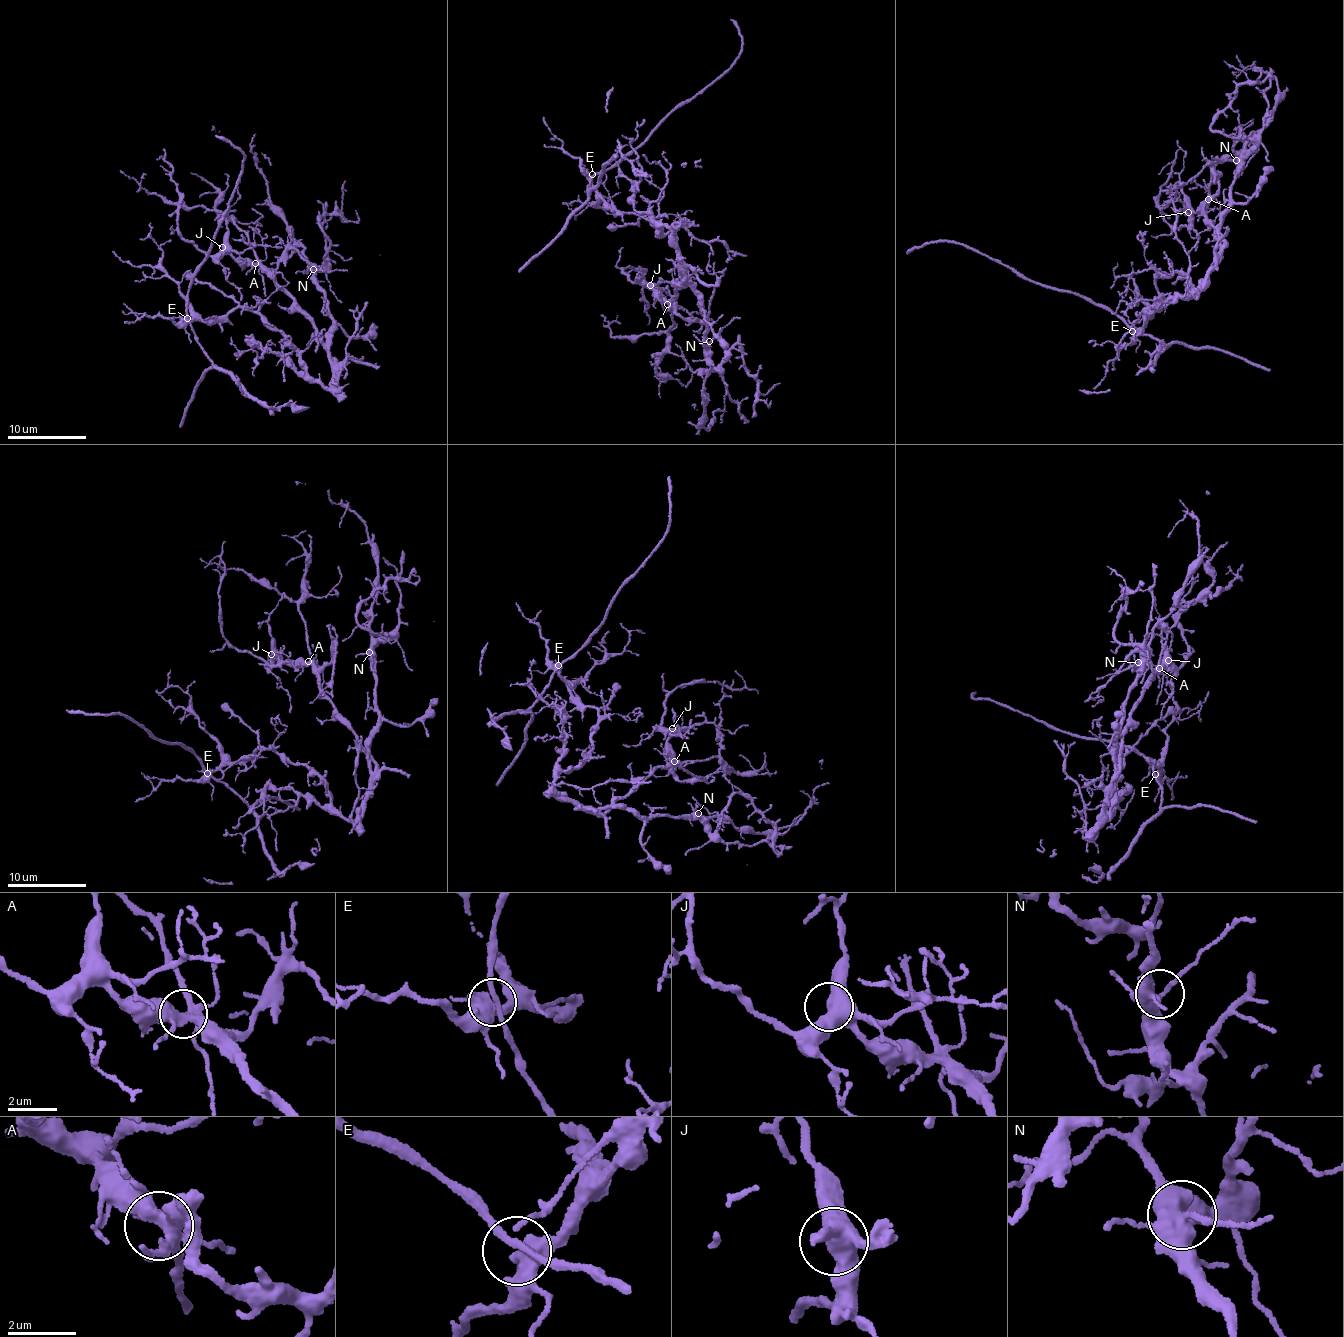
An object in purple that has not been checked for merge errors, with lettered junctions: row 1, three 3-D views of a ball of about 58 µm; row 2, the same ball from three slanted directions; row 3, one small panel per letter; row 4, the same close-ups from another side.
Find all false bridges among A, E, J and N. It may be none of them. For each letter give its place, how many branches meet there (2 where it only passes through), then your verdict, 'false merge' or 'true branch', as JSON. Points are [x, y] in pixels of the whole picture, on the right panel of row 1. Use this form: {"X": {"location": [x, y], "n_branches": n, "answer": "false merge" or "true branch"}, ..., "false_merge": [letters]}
{"A": {"location": [1208, 199], "n_branches": 6, "answer": "true branch"}, "E": {"location": [1132, 331], "n_branches": 4, "answer": "true branch"}, "J": {"location": [1188, 212], "n_branches": 4, "answer": "true branch"}, "N": {"location": [1236, 160], "n_branches": 4, "answer": "true branch"}, "false_merge": []}

